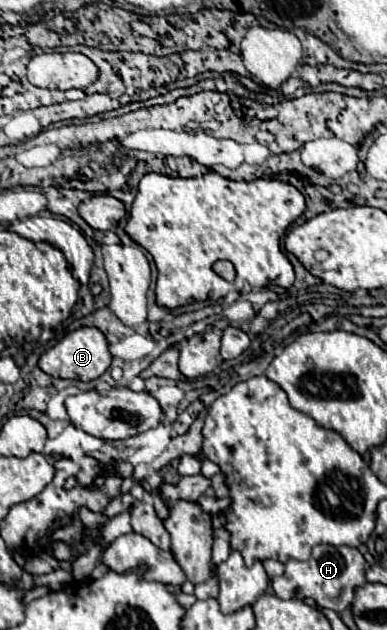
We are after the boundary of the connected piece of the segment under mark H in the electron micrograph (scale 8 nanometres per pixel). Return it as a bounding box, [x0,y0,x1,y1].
[273,544,365,612]

